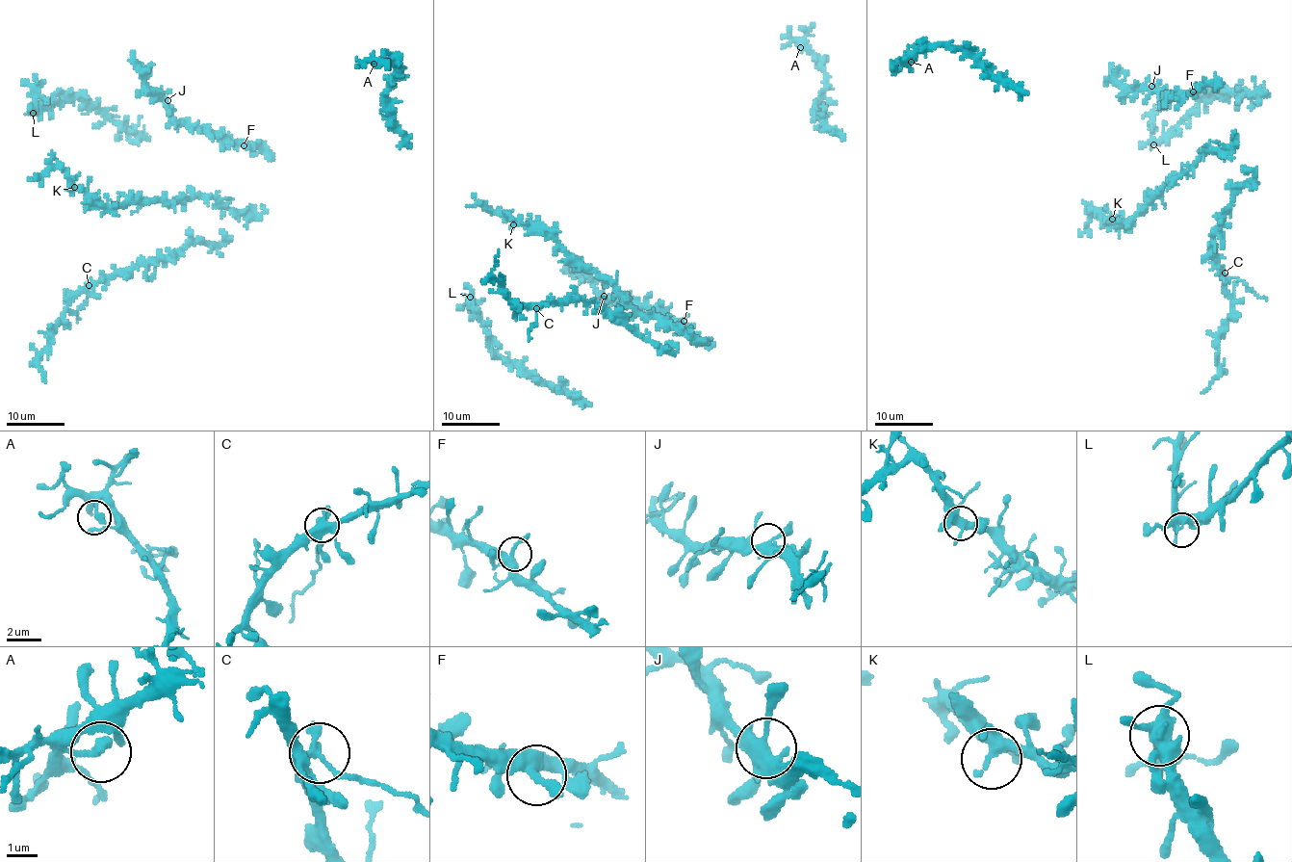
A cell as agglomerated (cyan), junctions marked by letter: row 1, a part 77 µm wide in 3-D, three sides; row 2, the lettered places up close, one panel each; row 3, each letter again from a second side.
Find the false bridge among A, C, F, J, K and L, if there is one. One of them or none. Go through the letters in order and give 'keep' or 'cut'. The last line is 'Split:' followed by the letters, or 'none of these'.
A: keep
C: cut
F: keep
J: keep
K: keep
L: keep
Split: C

